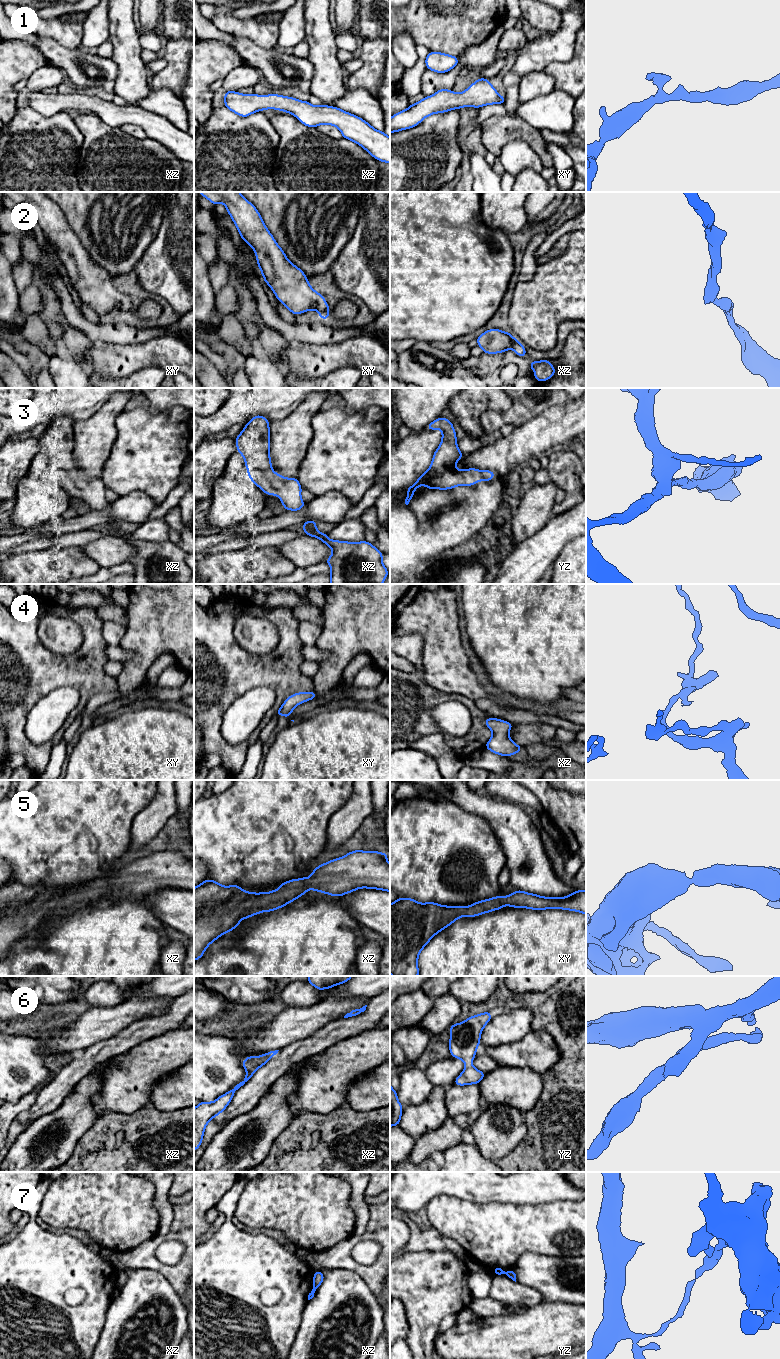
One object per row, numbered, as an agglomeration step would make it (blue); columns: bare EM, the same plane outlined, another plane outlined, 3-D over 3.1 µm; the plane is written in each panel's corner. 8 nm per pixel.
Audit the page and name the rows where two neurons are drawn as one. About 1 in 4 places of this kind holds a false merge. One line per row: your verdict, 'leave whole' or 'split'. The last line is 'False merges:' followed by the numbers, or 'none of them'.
1: leave whole
2: leave whole
3: leave whole
4: leave whole
5: leave whole
6: leave whole
7: split
False merges: 7

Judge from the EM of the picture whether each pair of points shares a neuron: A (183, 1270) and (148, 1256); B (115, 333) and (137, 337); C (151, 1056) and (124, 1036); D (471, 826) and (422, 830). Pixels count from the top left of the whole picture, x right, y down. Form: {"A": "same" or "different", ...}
{"A": "same", "B": "same", "C": "different", "D": "same"}

